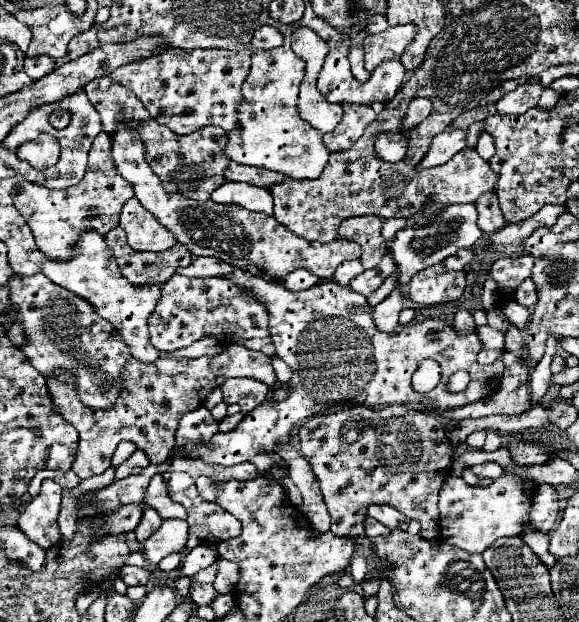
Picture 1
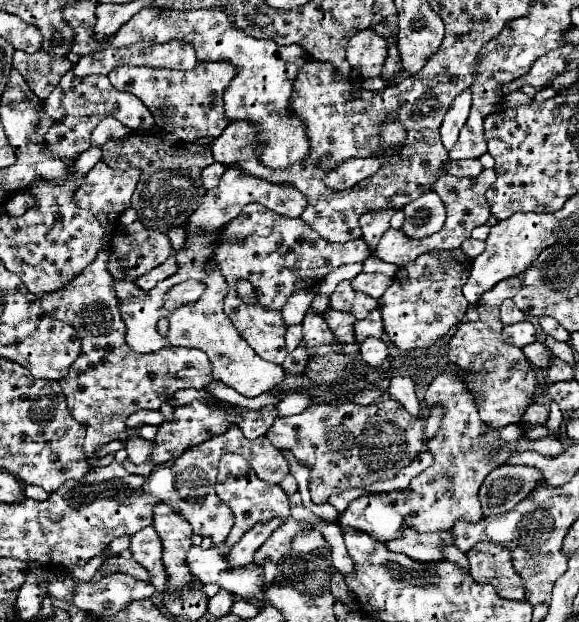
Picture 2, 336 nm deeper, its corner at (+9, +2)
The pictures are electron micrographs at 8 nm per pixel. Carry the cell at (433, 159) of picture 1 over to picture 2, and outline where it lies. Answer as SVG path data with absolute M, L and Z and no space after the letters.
M463 91L461 95L455 97L455 103L451 103L445 119L443 119L443 125L441 125L441 141L445 145L445 149L451 149L459 137L459 131L461 127L465 125L467 121L467 115L469 115L469 107L471 107L471 91Z

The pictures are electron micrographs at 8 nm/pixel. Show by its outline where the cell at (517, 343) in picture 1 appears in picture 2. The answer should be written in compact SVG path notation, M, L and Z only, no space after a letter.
M511 277L497 283L493 289L481 295L477 301L479 321L477 323L461 323L457 333L449 341L447 361L455 367L463 377L467 377L467 389L477 401L479 415L483 423L489 427L505 427L511 423L519 423L527 409L527 401L533 397L537 389L537 375L520 348L513 347L501 339L501 319L499 307L505 299L513 297L521 289L521 279Z

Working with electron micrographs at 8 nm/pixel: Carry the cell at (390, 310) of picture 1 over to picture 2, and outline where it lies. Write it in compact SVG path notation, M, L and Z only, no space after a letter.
M367 339L365 343L359 345L359 349L363 361L371 367L381 367L383 361L387 359L387 345L381 339Z

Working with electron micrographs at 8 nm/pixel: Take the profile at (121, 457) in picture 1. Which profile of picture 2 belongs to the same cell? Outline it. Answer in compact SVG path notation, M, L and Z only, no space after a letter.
M129 439L127 441L127 455L133 463L143 463L149 459L153 451L153 443L145 439Z

